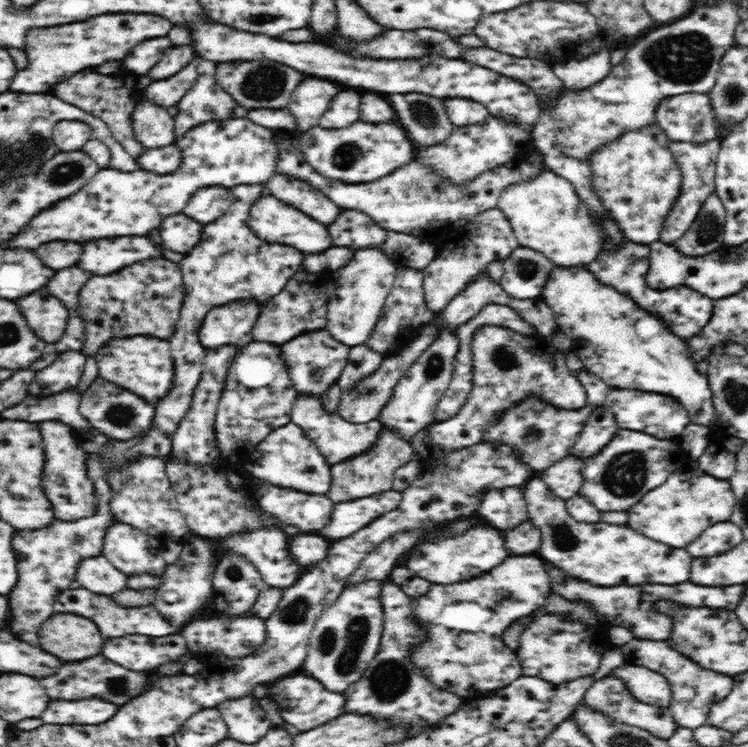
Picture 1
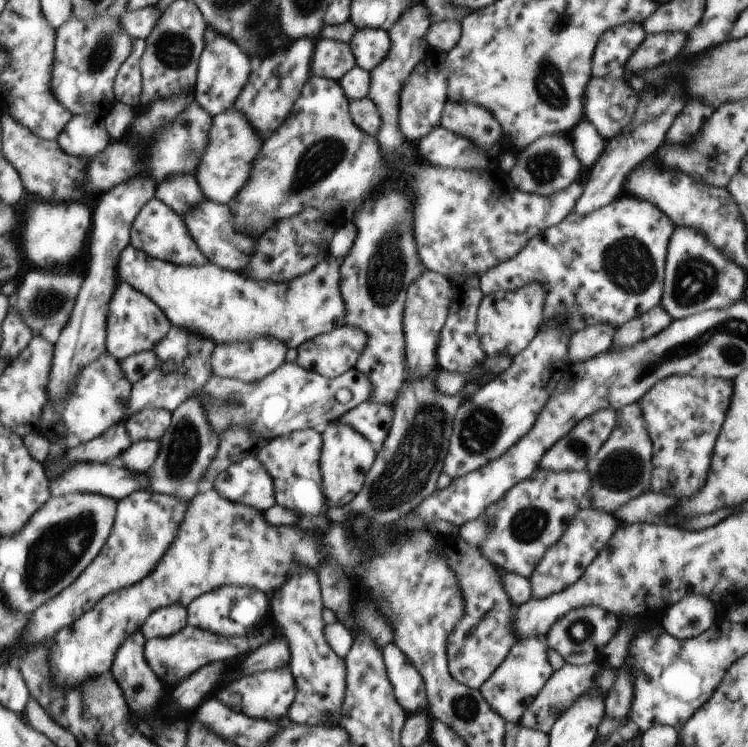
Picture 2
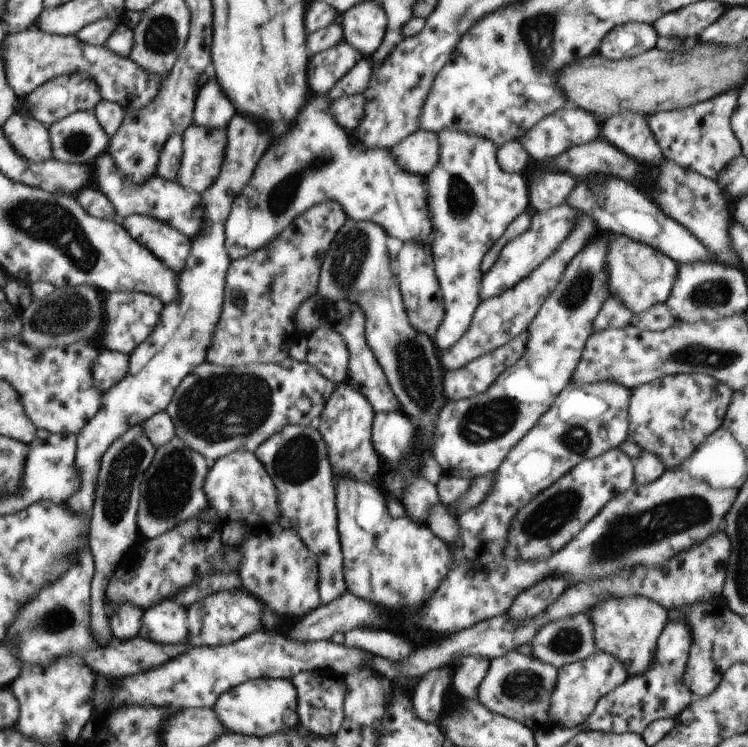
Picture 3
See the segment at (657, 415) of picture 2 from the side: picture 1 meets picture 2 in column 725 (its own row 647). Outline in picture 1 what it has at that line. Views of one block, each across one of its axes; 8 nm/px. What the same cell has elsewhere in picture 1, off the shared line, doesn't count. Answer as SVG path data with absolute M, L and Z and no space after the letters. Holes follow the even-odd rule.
M385 580L381 583L380 603L384 611L384 630L375 657L370 661L364 674L352 683L343 694L346 713L364 713L376 719L393 720L392 725L400 727L420 728L424 725L434 726L452 712L458 710L464 702L458 694L448 689L436 687L428 677L422 675L410 656L418 648L418 644L426 642L429 635L412 617L415 598L407 596L396 583Z

